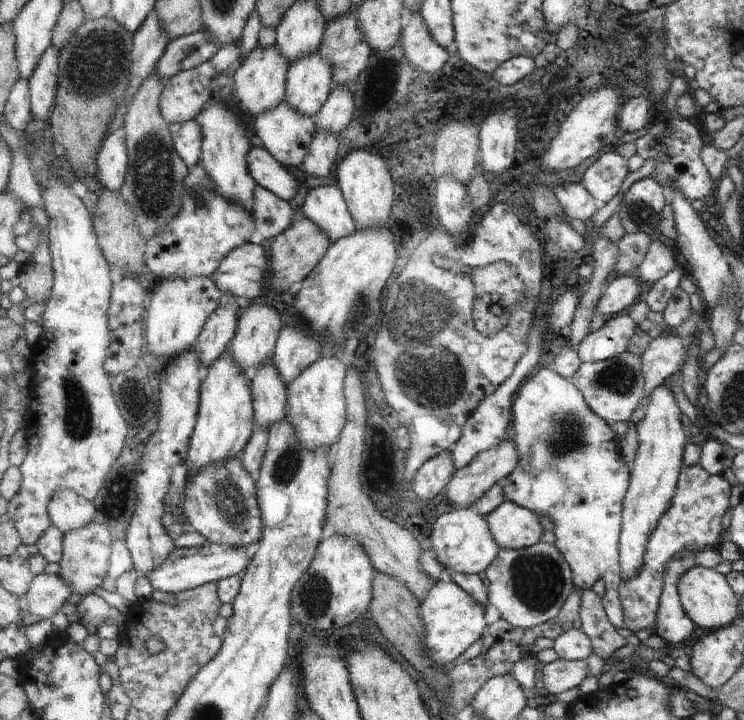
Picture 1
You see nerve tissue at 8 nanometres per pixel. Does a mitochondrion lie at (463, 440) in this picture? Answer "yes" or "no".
no

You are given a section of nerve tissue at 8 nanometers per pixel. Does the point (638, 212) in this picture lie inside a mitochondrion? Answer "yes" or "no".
yes

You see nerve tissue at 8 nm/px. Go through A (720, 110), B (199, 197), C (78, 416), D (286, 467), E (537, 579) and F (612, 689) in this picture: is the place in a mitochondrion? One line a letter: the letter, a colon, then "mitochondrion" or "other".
A: other
B: mitochondrion
C: mitochondrion
D: mitochondrion
E: mitochondrion
F: other

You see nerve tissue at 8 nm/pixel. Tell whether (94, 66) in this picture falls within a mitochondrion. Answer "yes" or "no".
yes

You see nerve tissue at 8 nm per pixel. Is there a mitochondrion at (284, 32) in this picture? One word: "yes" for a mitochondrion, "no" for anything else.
no

